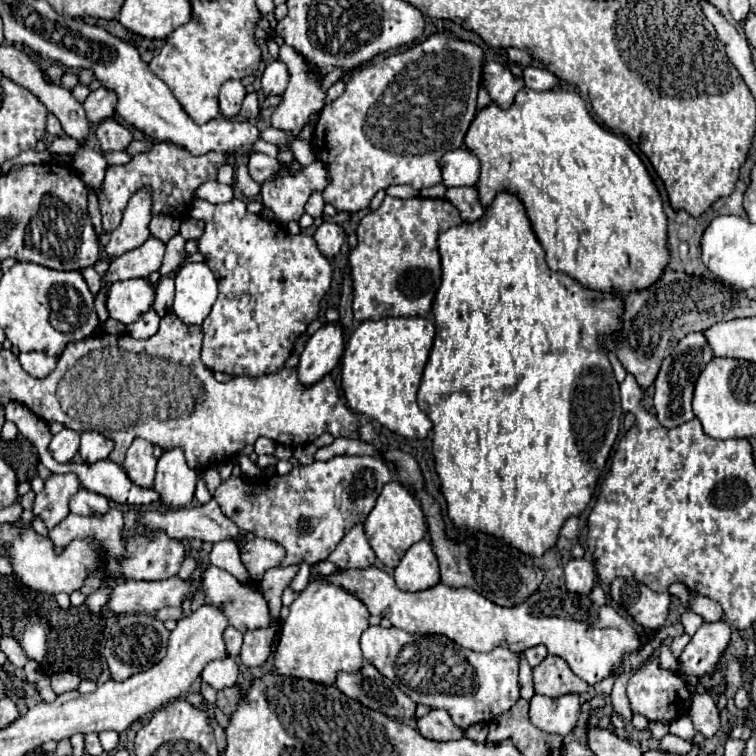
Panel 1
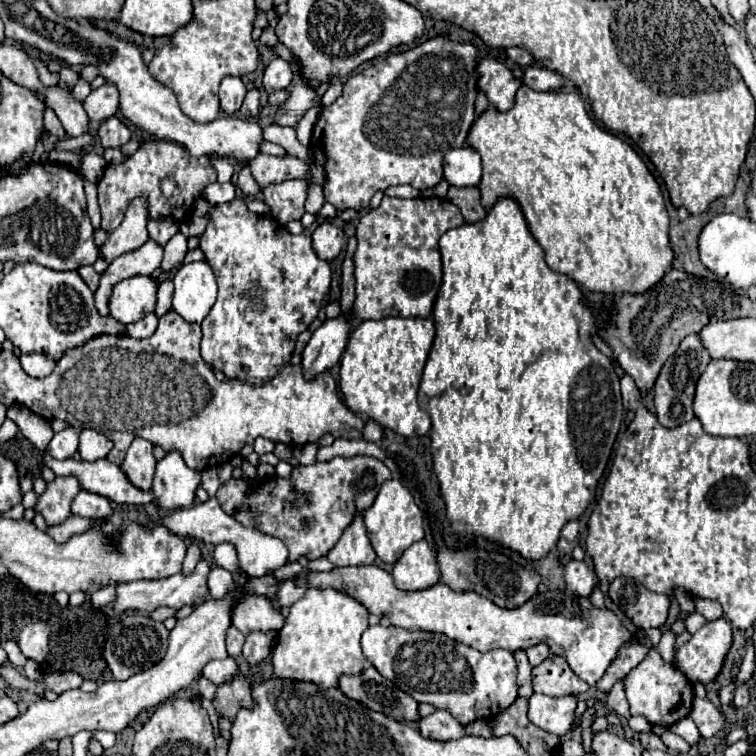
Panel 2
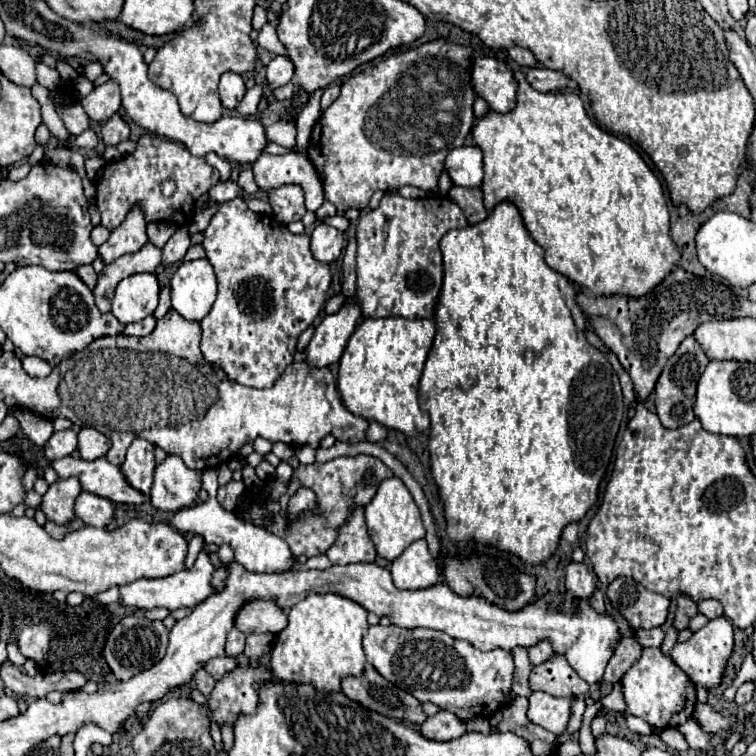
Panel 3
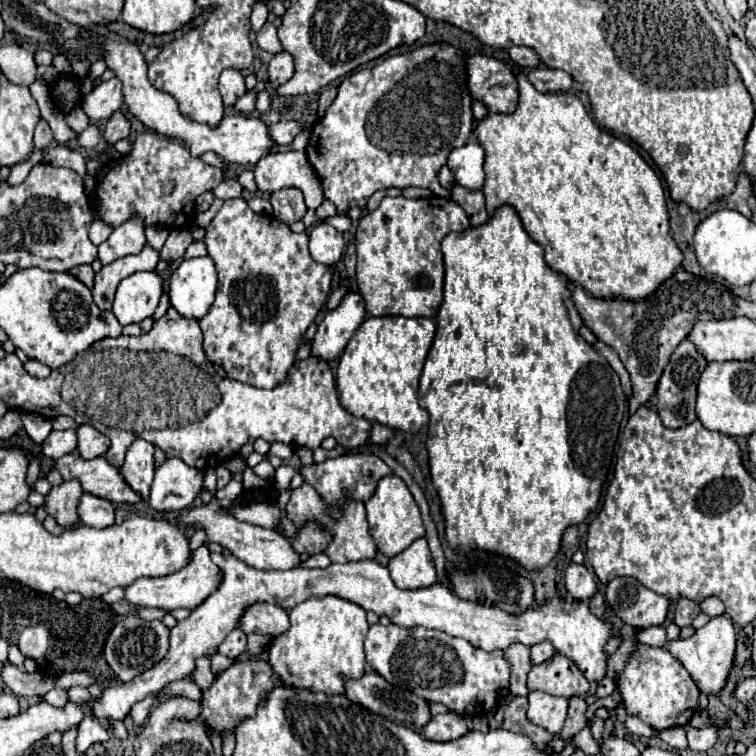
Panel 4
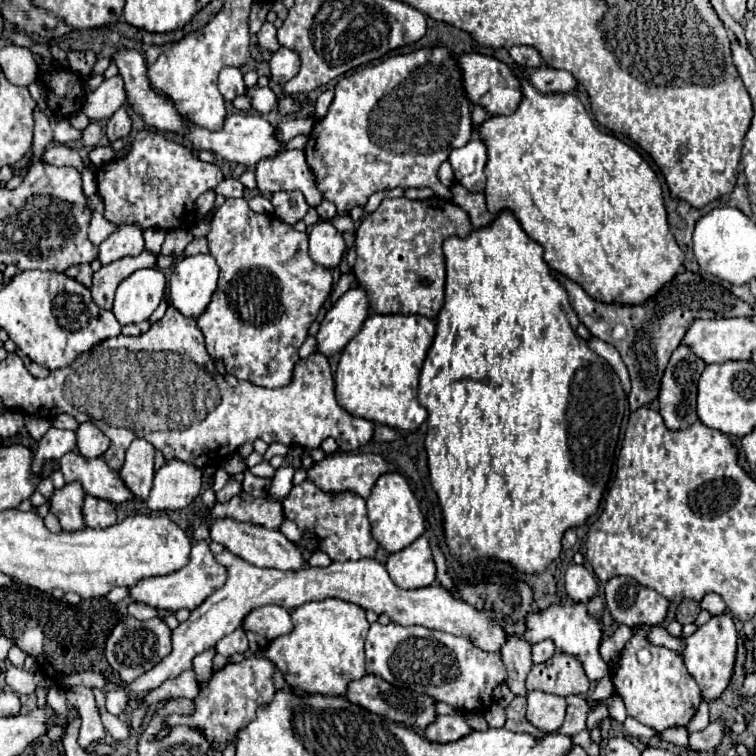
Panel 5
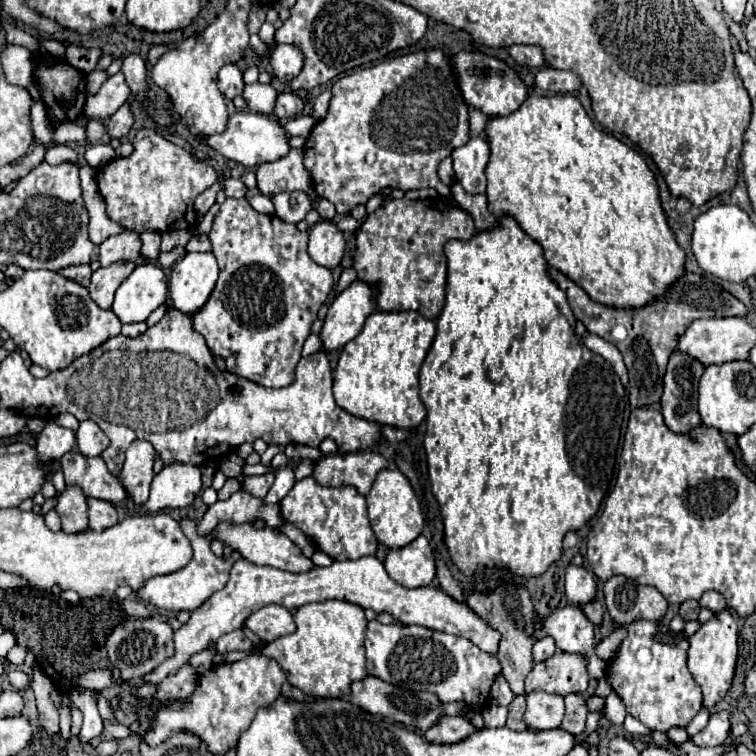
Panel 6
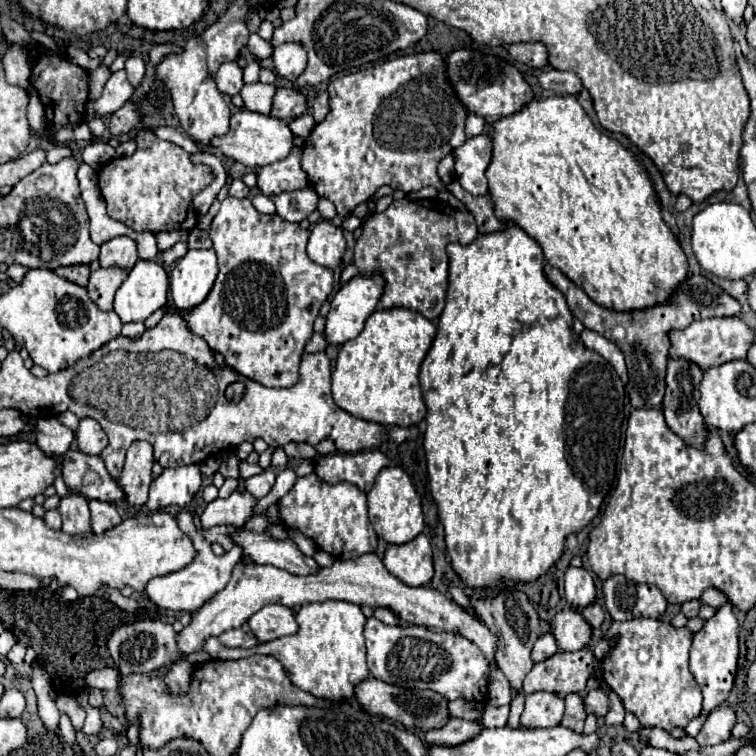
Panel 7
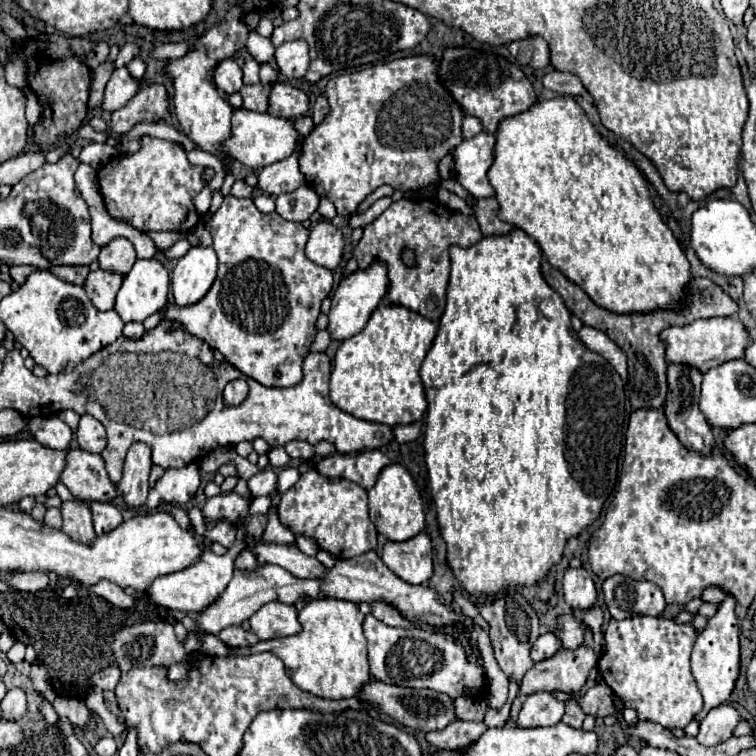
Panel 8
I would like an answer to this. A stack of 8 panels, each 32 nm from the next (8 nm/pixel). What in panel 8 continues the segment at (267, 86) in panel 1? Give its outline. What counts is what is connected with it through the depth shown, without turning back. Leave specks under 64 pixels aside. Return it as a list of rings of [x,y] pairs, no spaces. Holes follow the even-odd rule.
[[[292,40],[292,42],[284,42],[276,48],[274,60],[278,64],[278,72],[286,78],[286,80],[296,80],[302,78],[306,68],[308,68],[308,46],[304,44],[304,40]]]

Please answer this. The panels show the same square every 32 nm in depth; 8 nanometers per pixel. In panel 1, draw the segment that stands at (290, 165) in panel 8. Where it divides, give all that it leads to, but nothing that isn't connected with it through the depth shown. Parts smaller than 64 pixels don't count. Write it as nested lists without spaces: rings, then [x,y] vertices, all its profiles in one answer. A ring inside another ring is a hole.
[[[254,152],[250,154],[250,160],[248,160],[248,170],[250,170],[250,176],[252,180],[256,180],[258,184],[262,184],[264,180],[272,178],[276,172],[278,172],[278,160],[268,156],[268,154],[262,154],[262,152]],[[314,192],[306,204],[306,214],[310,214],[312,218],[322,218],[324,212],[324,200],[320,192]]]

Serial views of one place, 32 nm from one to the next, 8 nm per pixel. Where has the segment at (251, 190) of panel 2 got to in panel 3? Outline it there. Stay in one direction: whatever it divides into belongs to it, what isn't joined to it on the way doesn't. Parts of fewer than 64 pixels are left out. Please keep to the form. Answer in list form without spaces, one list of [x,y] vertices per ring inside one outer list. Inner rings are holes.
[[[244,168],[238,176],[238,186],[246,192],[246,194],[256,194],[260,188],[258,184],[254,182],[254,176],[252,176],[252,170],[250,168]]]

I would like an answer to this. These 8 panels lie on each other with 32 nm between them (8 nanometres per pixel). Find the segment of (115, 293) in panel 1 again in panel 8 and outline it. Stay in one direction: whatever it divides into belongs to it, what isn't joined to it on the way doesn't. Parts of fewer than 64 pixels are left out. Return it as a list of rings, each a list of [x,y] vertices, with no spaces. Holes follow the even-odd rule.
[[[136,260],[116,296],[114,310],[124,322],[144,322],[168,300],[168,270],[156,260]]]

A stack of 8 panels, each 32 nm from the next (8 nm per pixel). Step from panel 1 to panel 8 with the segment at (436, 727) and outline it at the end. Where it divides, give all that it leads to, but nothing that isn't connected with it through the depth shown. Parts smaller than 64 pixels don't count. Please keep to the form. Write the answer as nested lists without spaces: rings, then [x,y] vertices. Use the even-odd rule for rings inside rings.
[[[454,720],[450,722],[444,730],[434,730],[426,734],[426,740],[434,748],[446,748],[446,750],[456,750],[468,746],[476,736],[484,732],[484,722],[464,722],[464,720]]]

